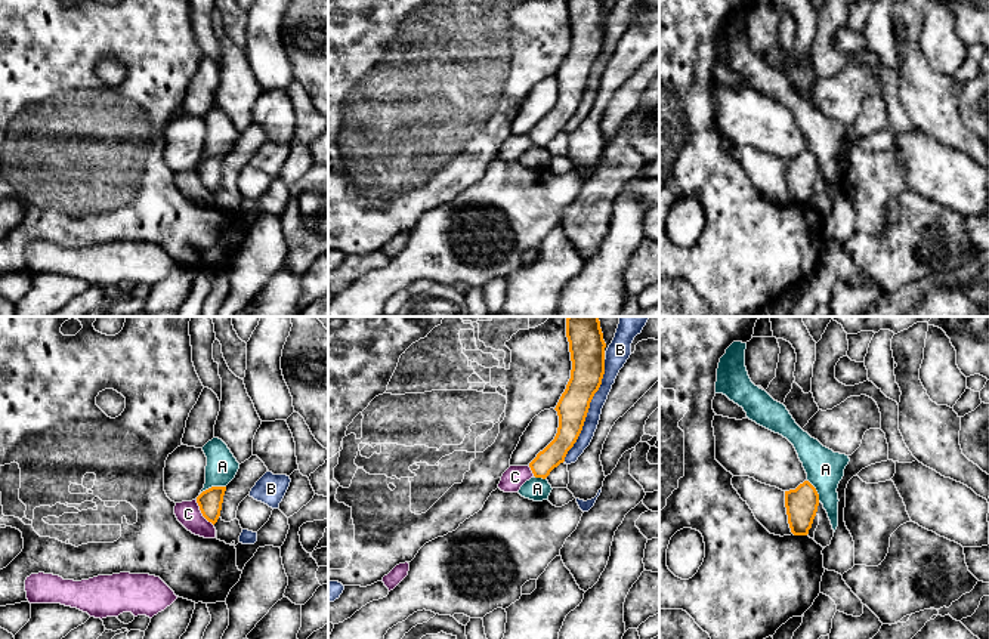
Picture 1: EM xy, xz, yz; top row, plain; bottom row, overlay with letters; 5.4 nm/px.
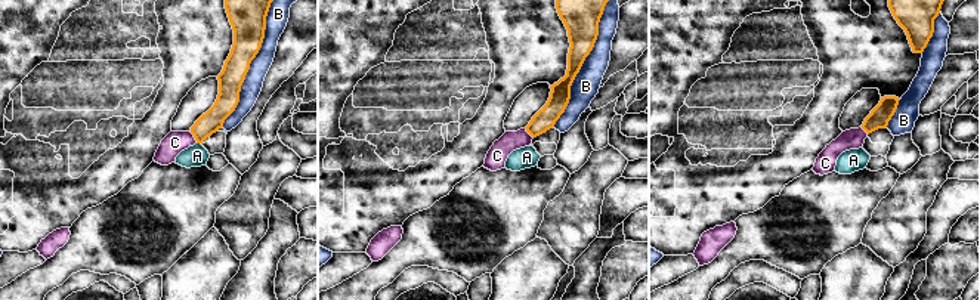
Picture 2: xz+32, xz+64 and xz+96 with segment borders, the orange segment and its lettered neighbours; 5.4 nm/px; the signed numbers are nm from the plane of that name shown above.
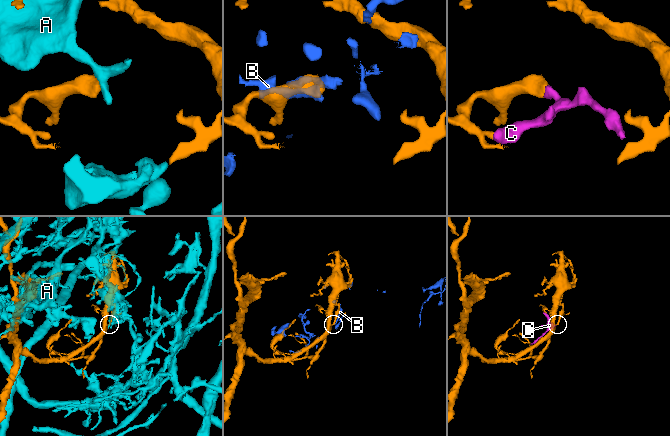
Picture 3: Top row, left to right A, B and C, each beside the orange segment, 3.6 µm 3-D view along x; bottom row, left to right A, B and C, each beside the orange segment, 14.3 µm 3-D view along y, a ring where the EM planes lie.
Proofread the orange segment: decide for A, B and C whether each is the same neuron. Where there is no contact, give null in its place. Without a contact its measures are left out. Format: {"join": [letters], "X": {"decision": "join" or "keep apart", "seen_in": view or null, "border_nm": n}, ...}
{"join": [], "A": {"decision": "keep apart", "seen_in": "xy", "border_nm": 150}, "B": {"decision": "keep apart", "seen_in": "xz", "border_nm": 600}, "C": {"decision": "keep apart", "seen_in": "xy", "border_nm": 170}}

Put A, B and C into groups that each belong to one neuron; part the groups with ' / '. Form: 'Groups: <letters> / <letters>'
Groups: A / B / C

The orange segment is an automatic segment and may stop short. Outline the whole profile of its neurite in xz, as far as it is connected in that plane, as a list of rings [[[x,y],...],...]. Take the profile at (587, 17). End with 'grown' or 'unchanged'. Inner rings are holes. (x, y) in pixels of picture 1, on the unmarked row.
[[[566,0],[572,30],[571,47],[556,80],[559,96],[554,108],[529,132],[535,146],[546,148],[565,130],[577,111],[594,62],[605,43],[605,16],[602,0]]]; unchanged

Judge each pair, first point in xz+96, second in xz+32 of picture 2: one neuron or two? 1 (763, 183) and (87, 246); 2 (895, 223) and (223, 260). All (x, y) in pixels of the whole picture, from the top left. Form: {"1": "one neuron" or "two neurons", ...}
{"1": "two neurons", "2": "two neurons"}

